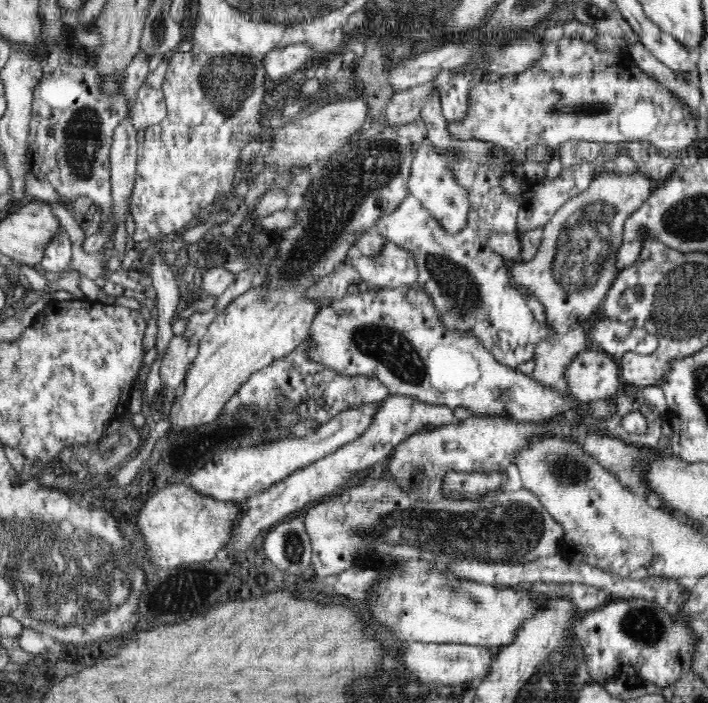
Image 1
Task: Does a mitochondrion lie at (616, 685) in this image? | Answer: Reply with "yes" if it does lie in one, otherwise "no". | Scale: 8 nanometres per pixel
no

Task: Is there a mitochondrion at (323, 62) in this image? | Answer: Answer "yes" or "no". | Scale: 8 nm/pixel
no

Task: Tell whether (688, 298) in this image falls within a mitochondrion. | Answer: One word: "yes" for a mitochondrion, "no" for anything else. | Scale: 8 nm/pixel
yes

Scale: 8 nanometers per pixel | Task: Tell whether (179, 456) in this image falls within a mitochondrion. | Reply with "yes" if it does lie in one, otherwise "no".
no

